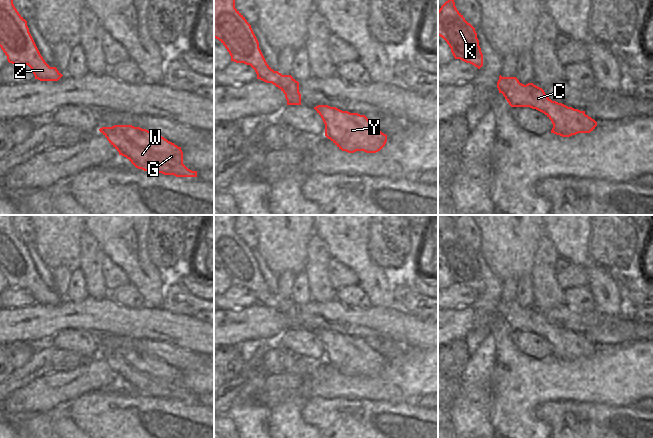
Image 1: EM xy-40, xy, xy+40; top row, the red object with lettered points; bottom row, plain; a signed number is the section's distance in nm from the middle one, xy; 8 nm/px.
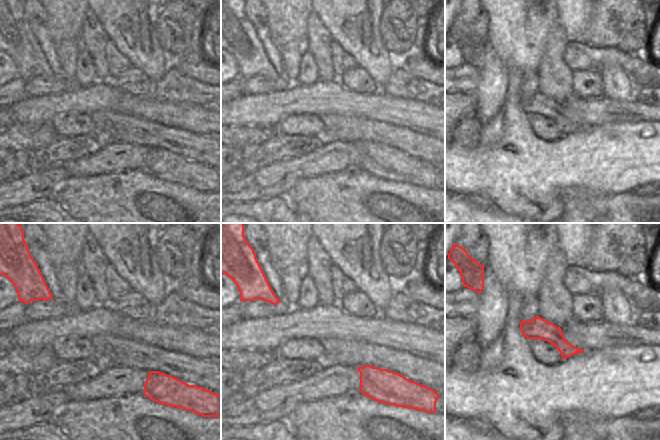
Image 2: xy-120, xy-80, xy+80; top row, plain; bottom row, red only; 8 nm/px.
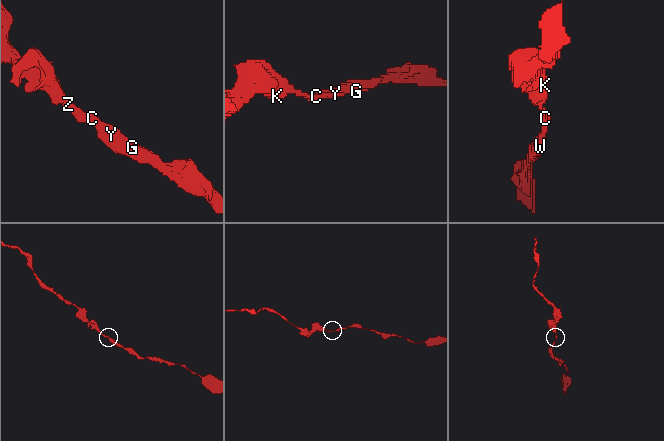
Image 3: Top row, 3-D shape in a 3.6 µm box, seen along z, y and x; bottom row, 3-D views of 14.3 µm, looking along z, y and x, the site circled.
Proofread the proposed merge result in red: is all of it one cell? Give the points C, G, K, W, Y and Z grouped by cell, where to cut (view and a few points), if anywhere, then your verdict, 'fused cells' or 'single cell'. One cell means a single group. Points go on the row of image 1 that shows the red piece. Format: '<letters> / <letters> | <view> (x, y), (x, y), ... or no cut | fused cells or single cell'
C G K W Y Z | no cut | single cell

